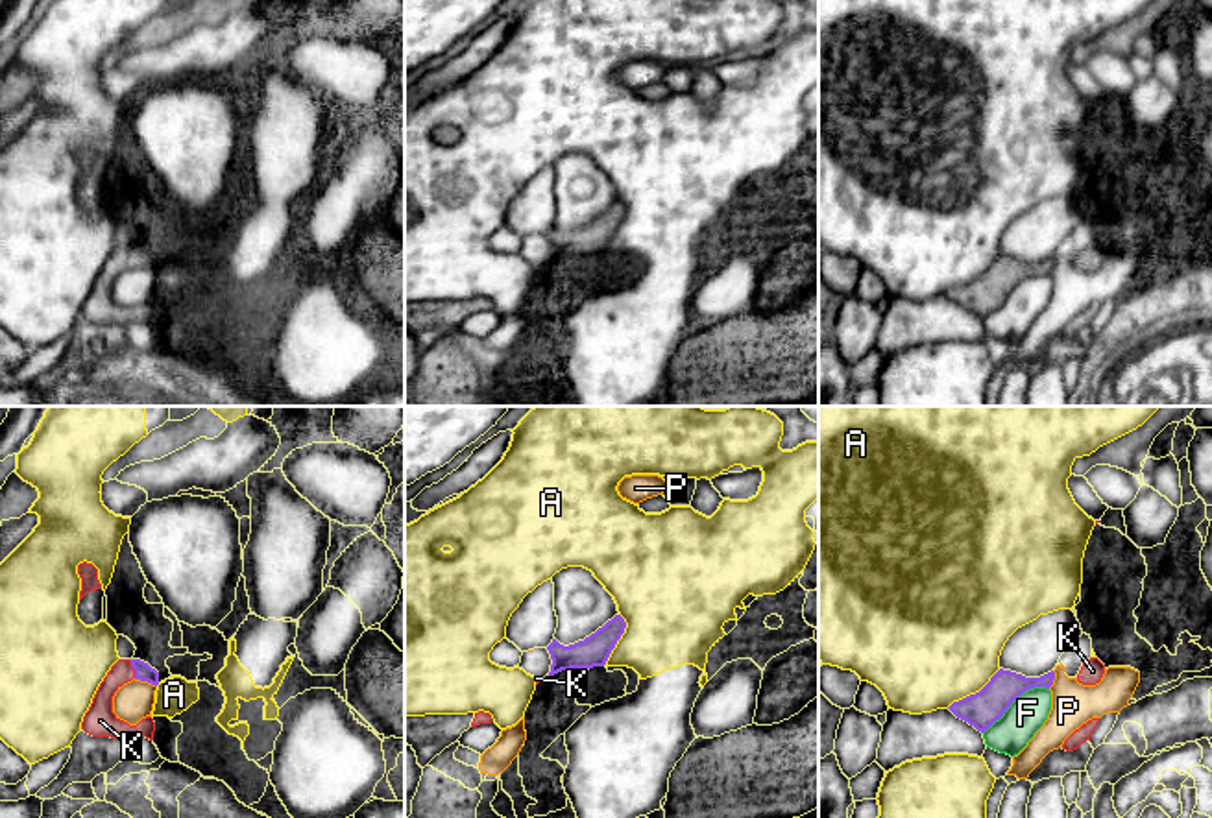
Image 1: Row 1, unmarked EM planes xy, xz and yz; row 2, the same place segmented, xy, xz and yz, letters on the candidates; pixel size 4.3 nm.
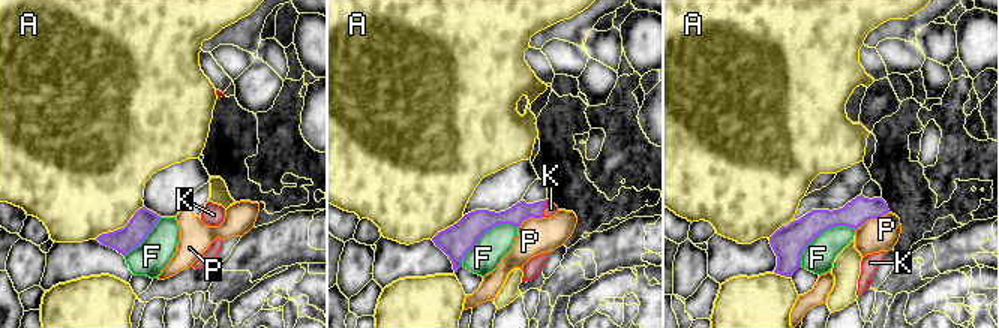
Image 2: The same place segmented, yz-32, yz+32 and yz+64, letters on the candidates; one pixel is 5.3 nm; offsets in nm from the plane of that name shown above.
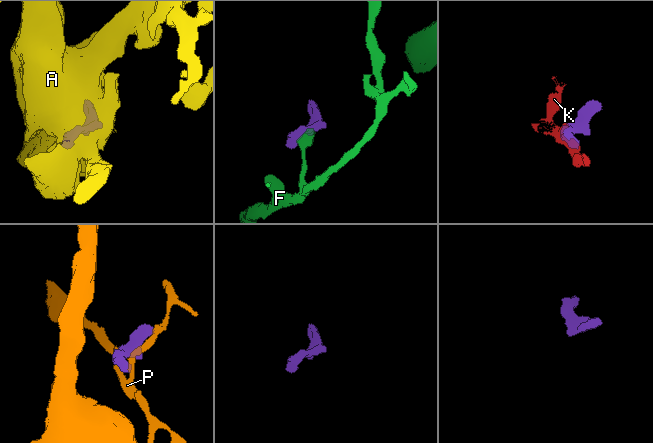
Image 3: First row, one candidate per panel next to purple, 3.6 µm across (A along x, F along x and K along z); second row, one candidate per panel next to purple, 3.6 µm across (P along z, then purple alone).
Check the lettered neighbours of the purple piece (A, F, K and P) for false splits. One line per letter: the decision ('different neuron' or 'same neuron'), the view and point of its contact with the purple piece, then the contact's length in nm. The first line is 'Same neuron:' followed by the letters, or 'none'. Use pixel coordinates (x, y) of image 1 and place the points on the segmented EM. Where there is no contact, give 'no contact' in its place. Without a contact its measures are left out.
Same neuron: K
A: different neuron | yz (972, 695) | 300 nm
F: different neuron | yz (1015, 698) | 360 nm
K: same neuron | xy (133, 669) | 90 nm
P: different neuron | xy (145, 680) | 110 nm

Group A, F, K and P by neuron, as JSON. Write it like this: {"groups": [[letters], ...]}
{"groups": [["A"], ["F"], ["K"], ["P"]]}

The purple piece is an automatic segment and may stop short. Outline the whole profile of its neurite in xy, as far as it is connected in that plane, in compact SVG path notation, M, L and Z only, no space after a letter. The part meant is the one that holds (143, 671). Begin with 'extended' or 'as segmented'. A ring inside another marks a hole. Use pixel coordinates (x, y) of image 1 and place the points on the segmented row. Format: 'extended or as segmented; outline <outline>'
extended; outline M118 659L100 683L89 711L83 716L81 729L92 737L111 737L124 740L129 735L140 735L153 740L155 722L152 716L129 726L113 713L115 692L131 680L159 685L159 672L140 659Z

